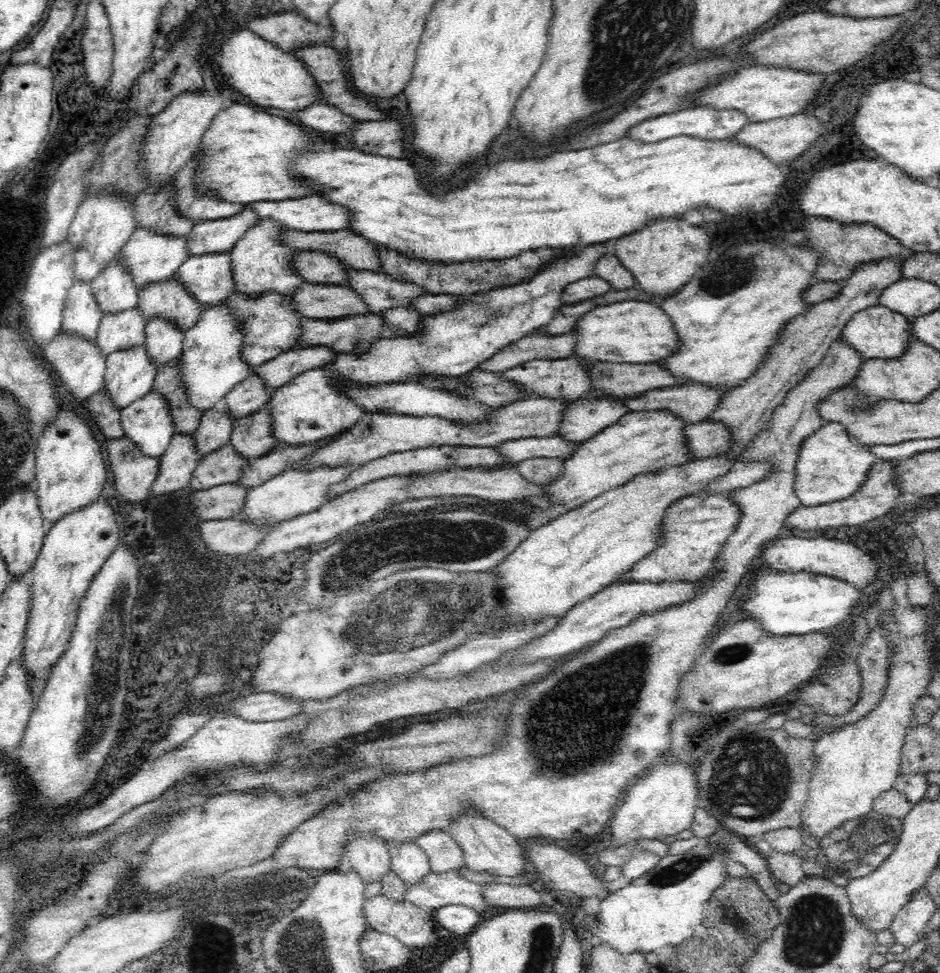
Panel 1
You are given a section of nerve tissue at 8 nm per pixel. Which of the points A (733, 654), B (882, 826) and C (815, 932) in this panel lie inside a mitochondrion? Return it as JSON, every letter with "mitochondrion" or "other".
{"A":"mitochondrion","B":"mitochondrion","C":"mitochondrion"}

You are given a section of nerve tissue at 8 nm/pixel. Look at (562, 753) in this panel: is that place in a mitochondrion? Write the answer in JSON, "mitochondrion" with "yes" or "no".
{"mitochondrion":"yes"}

